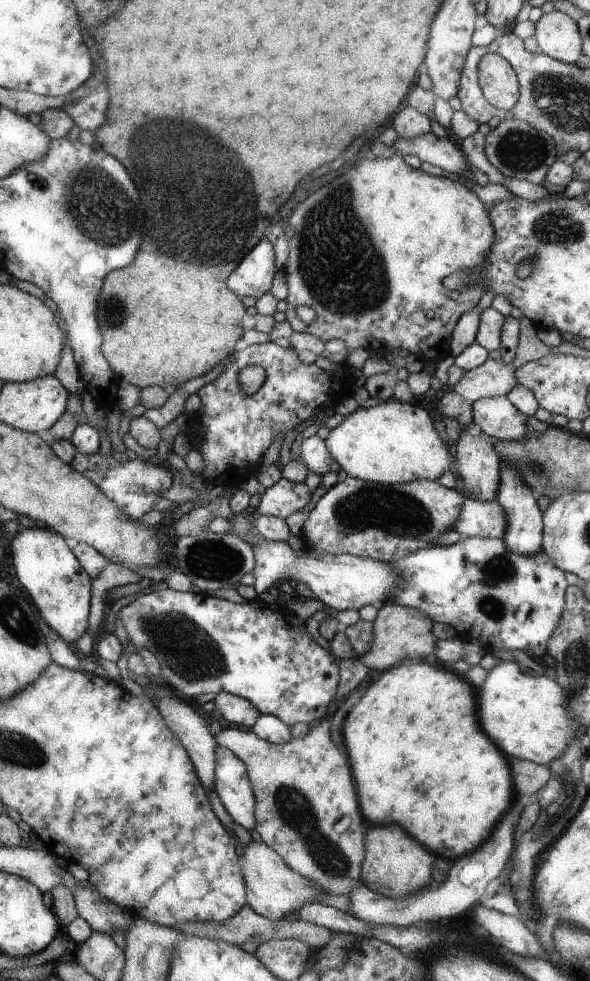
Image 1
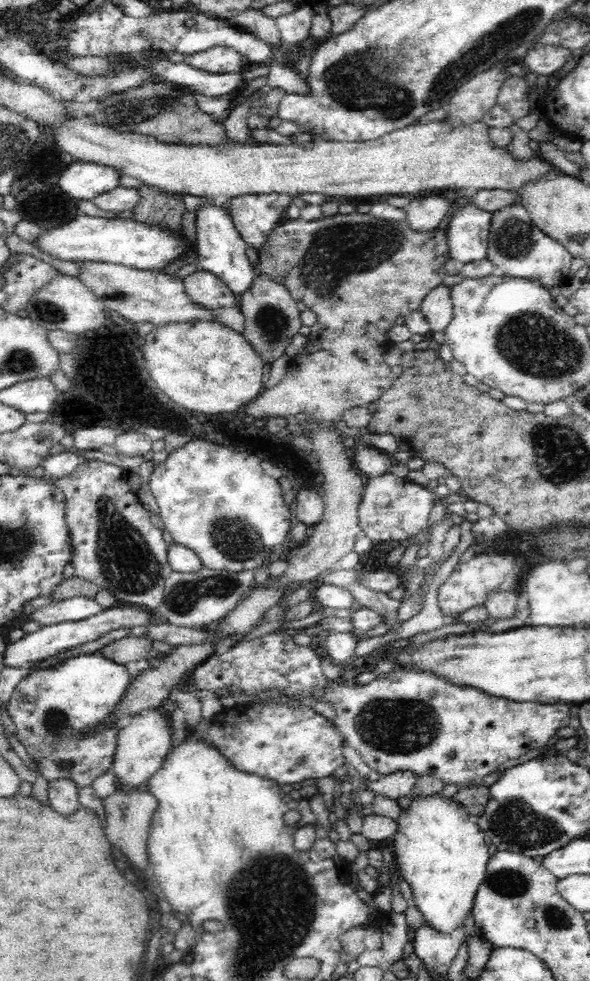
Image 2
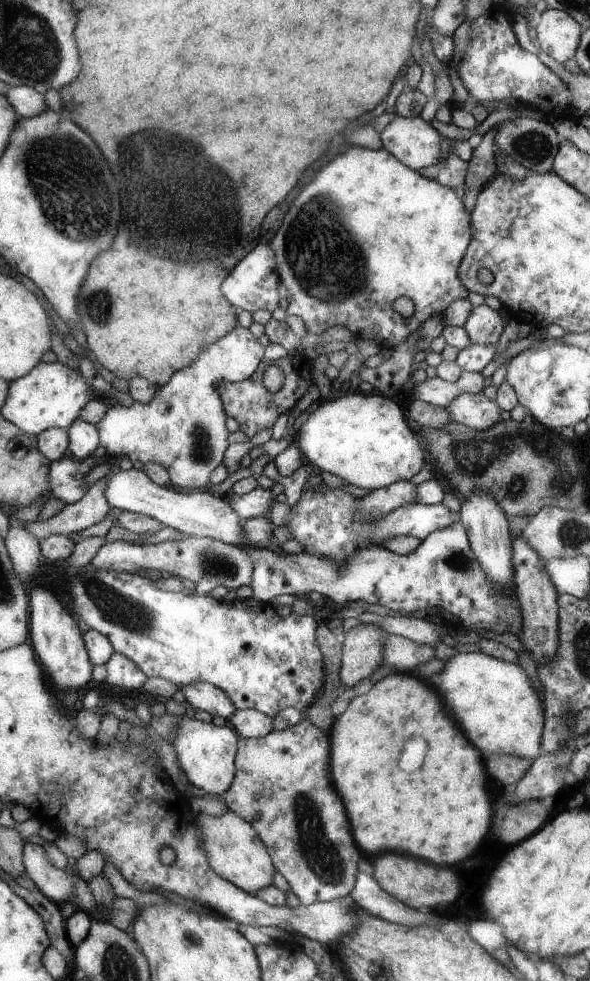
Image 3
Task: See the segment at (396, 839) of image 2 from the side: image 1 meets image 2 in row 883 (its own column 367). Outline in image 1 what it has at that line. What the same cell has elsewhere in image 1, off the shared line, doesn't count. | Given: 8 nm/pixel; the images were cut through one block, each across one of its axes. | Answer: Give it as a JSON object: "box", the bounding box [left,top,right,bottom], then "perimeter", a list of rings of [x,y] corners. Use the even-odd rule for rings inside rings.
{"box":[326,400,452,485],"perimeter":[[[394,400],[371,408],[358,407],[340,426],[332,429],[326,446],[347,476],[385,485],[438,480],[442,472],[450,471],[452,462],[442,436],[438,436],[438,430],[422,404],[414,406]]]}

